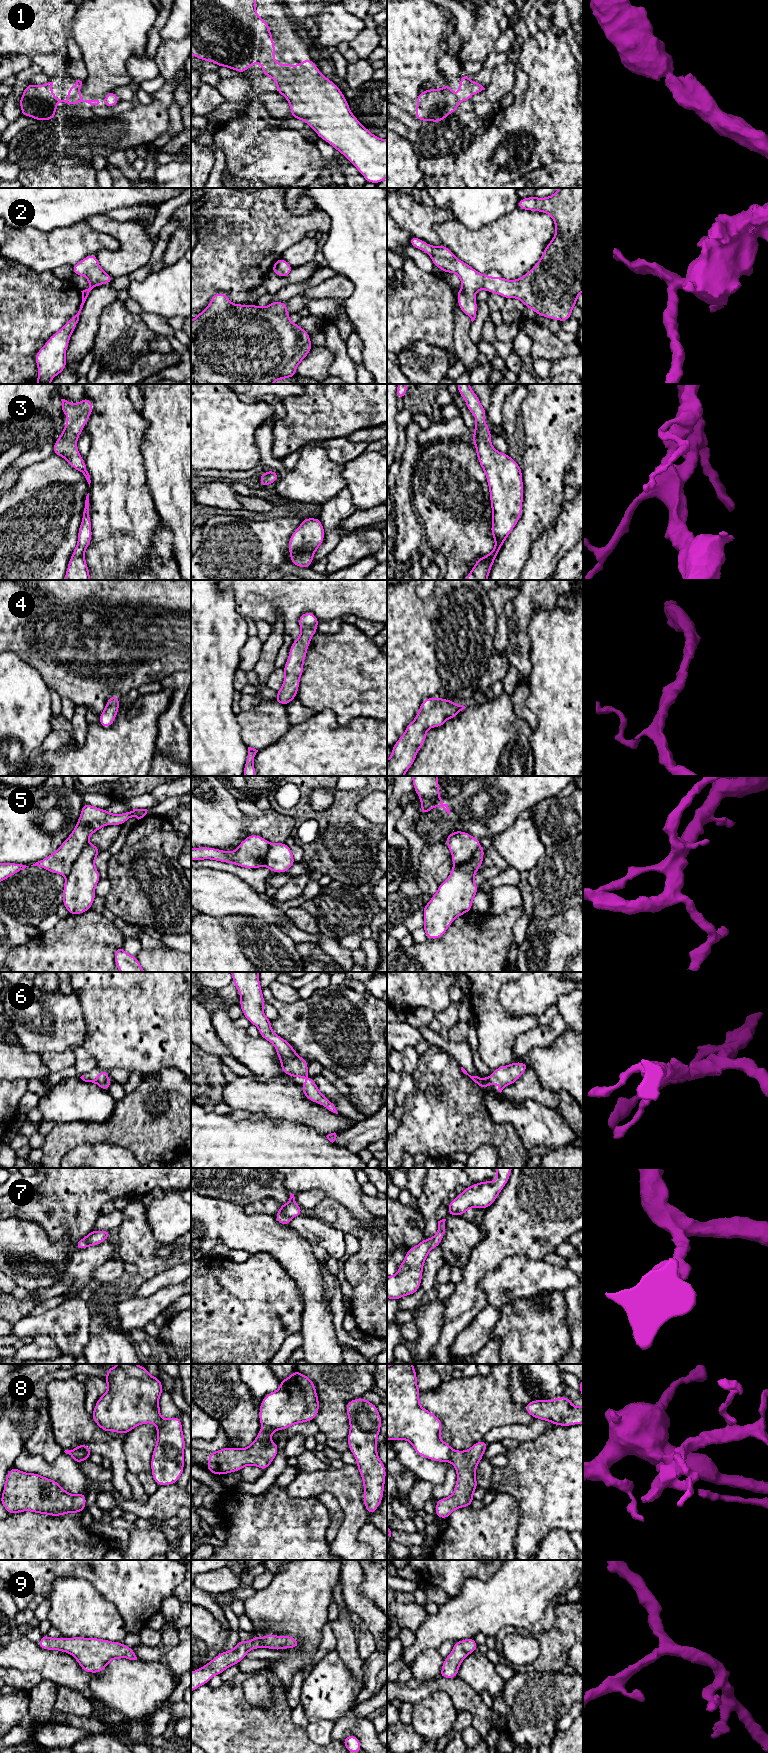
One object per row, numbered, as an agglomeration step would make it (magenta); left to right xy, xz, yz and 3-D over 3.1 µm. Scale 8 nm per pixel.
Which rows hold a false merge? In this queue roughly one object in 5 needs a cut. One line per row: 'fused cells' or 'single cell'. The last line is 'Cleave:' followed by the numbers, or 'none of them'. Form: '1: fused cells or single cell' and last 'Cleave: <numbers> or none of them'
1: single cell
2: single cell
3: single cell
4: single cell
5: fused cells
6: single cell
7: single cell
8: fused cells
9: single cell
Cleave: 5, 8

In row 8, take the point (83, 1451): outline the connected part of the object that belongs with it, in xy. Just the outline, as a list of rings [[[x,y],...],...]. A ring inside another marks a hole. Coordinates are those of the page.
[[[79,1444],[72,1450],[72,1453],[77,1454],[82,1459],[88,1460],[93,1452],[89,1449],[88,1444]]]

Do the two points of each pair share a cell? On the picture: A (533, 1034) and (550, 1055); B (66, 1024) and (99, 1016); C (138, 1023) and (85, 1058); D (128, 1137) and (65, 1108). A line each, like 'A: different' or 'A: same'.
A: different
B: different
C: different
D: different

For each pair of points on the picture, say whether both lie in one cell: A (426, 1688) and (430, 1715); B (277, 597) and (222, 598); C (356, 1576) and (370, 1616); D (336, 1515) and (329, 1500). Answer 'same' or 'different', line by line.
A: different
B: different
C: same
D: same

